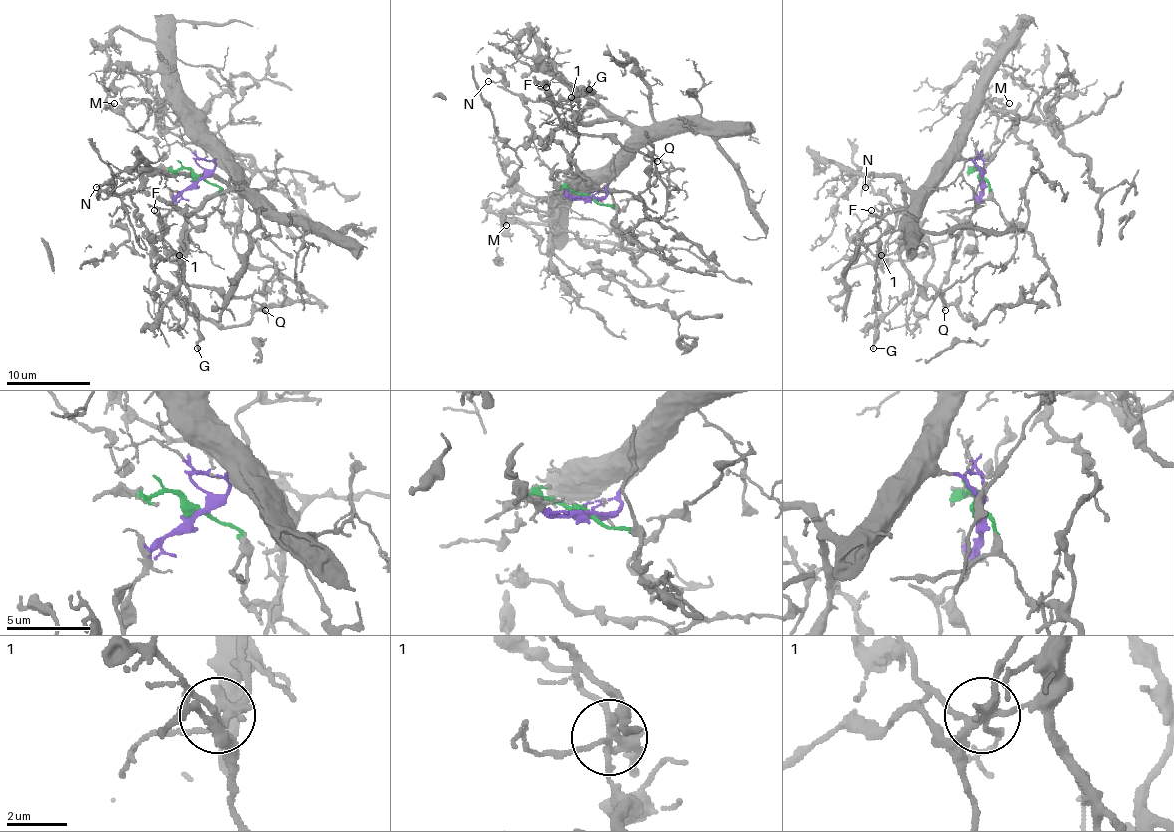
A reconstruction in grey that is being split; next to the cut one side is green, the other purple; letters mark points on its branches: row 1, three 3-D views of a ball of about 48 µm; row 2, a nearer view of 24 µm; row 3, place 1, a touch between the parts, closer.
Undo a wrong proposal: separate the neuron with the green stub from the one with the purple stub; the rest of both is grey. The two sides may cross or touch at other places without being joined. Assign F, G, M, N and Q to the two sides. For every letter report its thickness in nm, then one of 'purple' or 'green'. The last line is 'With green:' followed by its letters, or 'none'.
F: 110 nm thick; purple
G: 220 nm thick; green
M: 200 nm thick; green
N: 150 nm thick; green
Q: 100 nm thick; purple
With green: G, M, N

